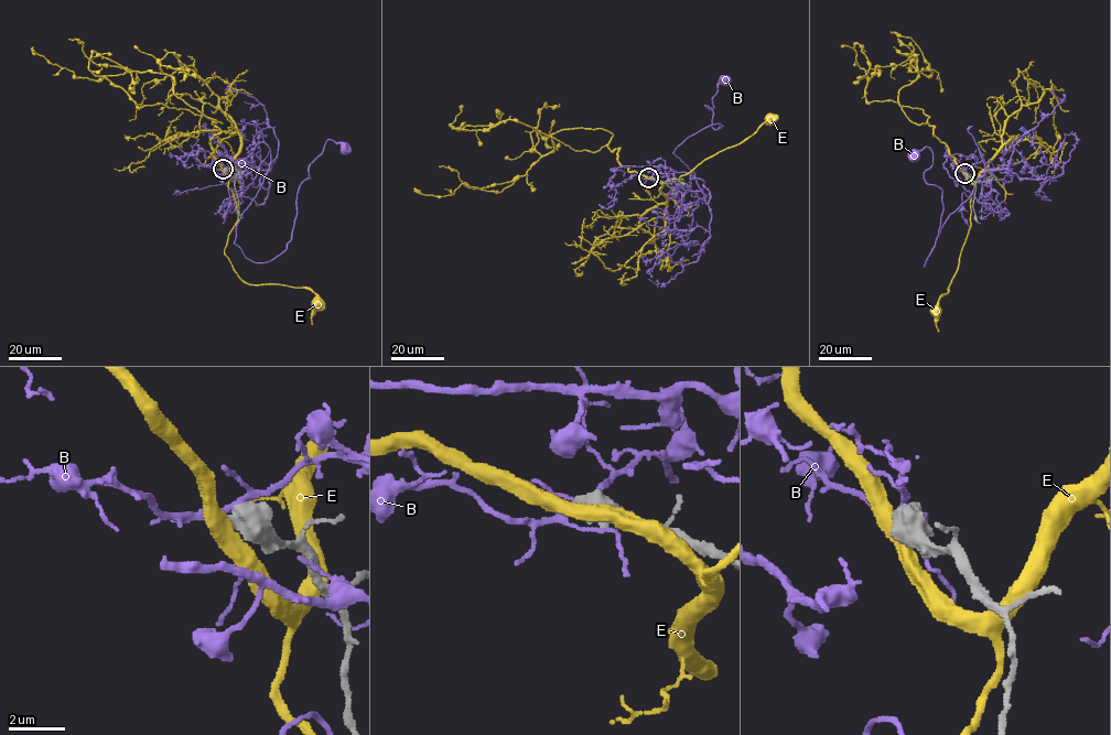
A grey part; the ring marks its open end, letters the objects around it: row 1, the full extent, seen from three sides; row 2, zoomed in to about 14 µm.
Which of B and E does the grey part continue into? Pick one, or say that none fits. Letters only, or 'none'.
none

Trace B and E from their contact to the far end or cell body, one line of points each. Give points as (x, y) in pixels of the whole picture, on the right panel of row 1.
B: (966, 173), (982, 160), (979, 149), (983, 174), (924, 267), (942, 193), (924, 179), (932, 152), (913, 154)
E: (964, 174), (973, 185), (971, 226), (950, 291), (941, 295), (931, 310), (935, 313)

